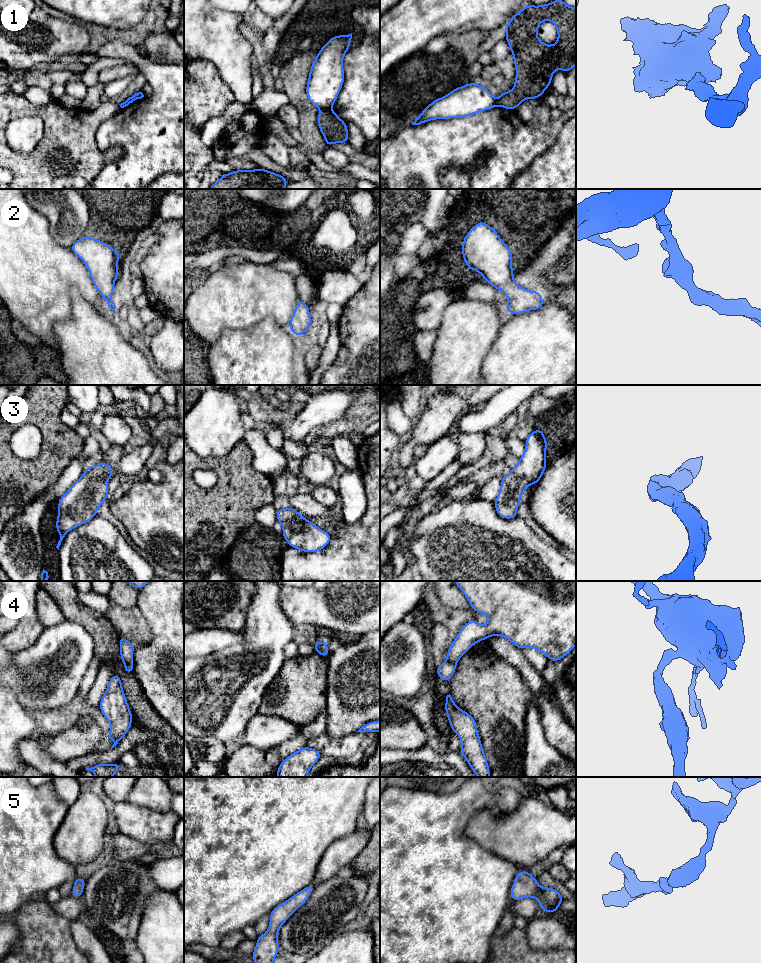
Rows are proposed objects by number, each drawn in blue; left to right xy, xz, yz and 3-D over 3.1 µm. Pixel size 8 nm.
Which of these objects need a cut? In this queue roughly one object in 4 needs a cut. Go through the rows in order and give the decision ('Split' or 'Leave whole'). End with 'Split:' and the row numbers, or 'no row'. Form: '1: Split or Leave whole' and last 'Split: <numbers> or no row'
1: Split
2: Leave whole
3: Leave whole
4: Split
5: Leave whole
Split: 1, 4

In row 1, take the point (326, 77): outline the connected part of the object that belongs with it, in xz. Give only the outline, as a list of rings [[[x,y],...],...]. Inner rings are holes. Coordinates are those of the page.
[[[352,33],[330,38],[317,53],[309,72],[306,95],[317,108],[331,108],[344,84],[343,57],[350,49]]]

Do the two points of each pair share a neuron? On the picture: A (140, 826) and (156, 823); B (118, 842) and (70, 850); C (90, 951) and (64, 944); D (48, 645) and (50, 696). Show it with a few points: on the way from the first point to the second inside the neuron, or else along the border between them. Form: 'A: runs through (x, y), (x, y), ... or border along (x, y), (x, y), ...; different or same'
A: runs through (144, 826), (152, 826); same
B: border along (109, 838), (107, 850), (101, 860); different
C: border along (69, 926), (72, 938), (82, 952); different
D: runs through (49, 658), (50, 683); same

